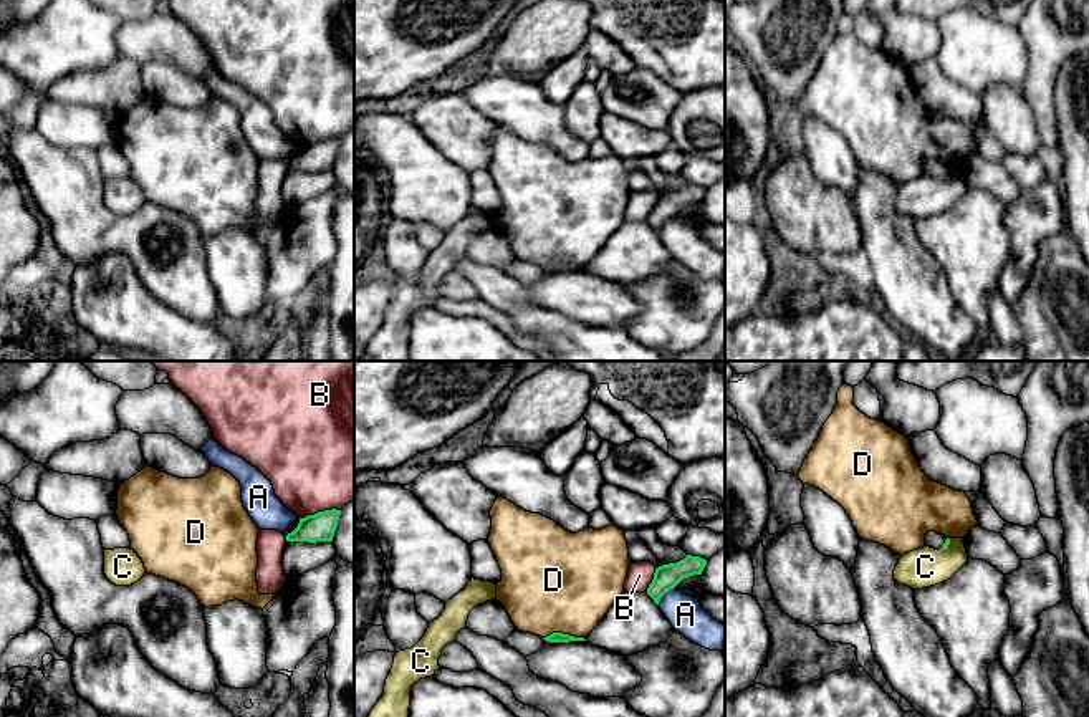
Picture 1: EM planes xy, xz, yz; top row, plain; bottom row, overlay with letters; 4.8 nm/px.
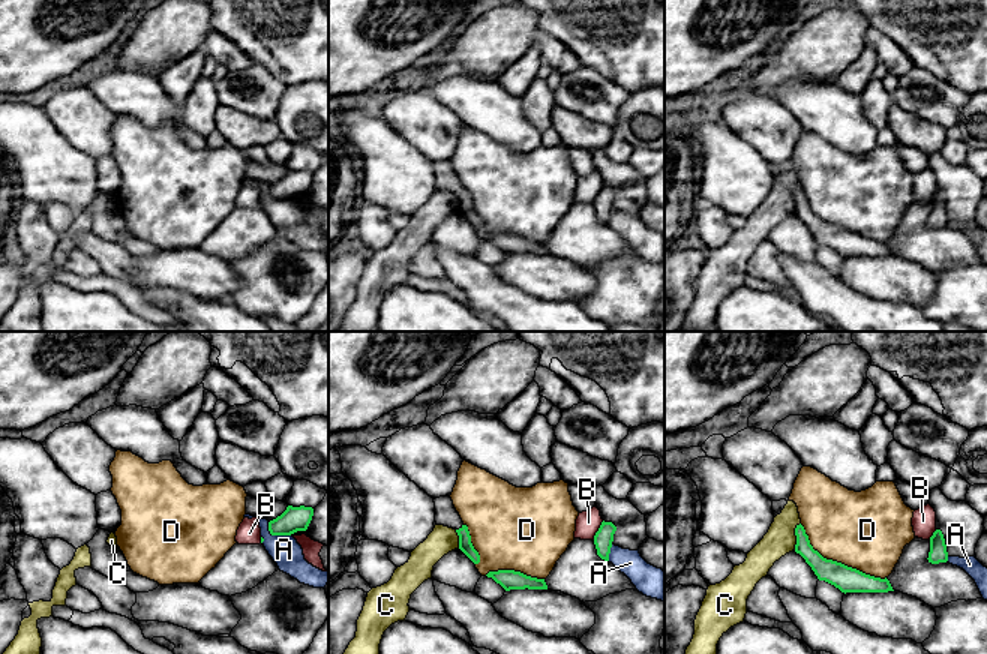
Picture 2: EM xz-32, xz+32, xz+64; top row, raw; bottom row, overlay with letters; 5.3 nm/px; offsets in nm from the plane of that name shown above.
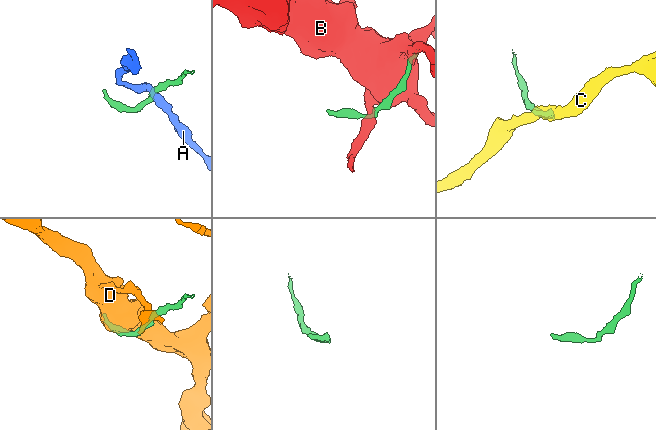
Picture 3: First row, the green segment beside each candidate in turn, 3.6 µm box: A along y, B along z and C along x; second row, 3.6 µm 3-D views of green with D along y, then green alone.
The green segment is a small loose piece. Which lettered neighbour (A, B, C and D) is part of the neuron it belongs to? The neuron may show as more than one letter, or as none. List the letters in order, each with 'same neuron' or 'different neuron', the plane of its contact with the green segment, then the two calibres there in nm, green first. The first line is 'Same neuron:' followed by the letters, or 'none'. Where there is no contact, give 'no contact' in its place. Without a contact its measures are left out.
Same neuron: none
A: different neuron; contact in xz; calibres 120 and 170 nm
B: different neuron; contact in xy; calibres 140 and 480 nm
C: different neuron; contact in yz; calibres 30 and 190 nm
D: different neuron; contact in xz; calibres 50 and 480 nm

